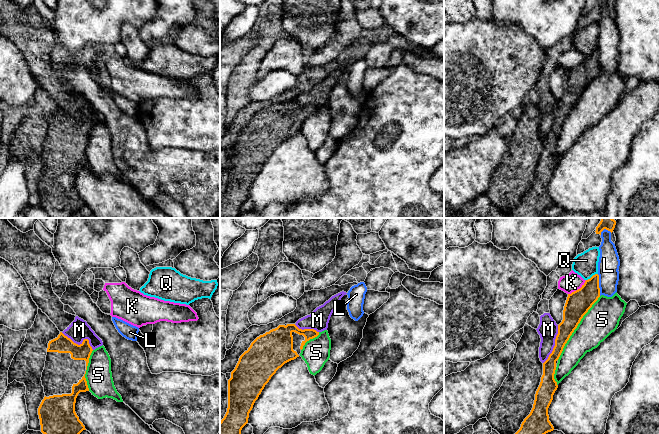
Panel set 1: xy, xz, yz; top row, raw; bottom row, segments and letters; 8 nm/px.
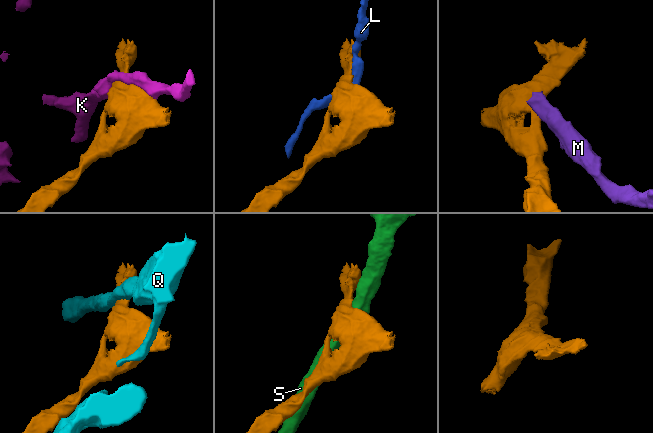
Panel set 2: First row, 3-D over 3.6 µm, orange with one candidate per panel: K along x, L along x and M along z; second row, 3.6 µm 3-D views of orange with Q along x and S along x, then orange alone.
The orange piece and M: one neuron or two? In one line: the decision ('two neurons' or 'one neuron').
two neurons

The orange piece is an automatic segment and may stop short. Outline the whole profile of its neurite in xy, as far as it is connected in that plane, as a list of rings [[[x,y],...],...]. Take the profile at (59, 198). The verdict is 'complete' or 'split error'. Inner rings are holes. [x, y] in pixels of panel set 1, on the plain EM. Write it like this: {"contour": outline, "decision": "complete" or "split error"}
{"contour": [[[62,108],[48,119],[45,143],[41,153],[45,173],[38,184],[38,191],[41,208],[52,218],[69,218],[78,214],[79,210],[86,206],[75,188],[75,179],[80,168],[89,167],[85,150],[92,127],[88,115],[84,115],[78,121]]], "decision": "split error"}

